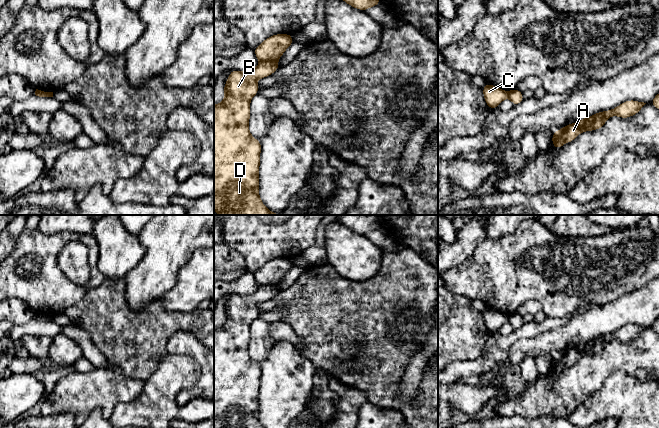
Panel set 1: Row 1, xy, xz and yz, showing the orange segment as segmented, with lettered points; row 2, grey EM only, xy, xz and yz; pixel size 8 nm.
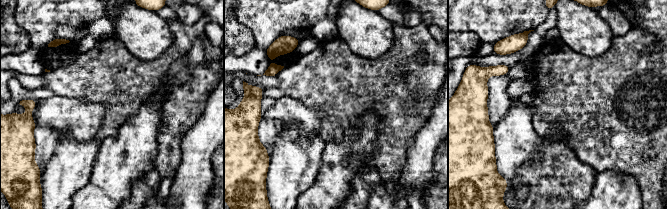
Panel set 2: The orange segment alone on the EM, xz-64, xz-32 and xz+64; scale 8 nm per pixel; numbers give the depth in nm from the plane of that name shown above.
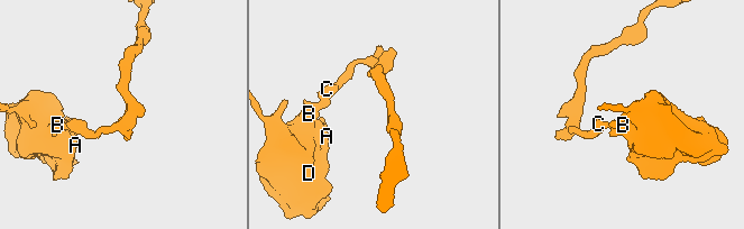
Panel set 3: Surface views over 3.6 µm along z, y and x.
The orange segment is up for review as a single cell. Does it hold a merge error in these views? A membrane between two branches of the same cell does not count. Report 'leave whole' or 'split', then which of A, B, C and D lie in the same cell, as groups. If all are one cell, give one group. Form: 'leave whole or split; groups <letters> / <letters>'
split; groups A B D / C

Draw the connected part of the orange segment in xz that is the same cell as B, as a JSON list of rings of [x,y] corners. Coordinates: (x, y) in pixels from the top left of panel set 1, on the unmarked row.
[[[266,285],[252,295],[230,295],[224,323],[214,329],[214,428],[263,428],[259,420],[262,371],[249,355],[250,325],[260,313],[256,305],[271,300],[279,290],[277,285]]]

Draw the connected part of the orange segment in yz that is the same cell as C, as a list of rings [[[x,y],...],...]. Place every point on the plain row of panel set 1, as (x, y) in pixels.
[[[486,307],[483,311],[483,320],[490,333],[497,332],[508,321],[508,316],[499,311]]]

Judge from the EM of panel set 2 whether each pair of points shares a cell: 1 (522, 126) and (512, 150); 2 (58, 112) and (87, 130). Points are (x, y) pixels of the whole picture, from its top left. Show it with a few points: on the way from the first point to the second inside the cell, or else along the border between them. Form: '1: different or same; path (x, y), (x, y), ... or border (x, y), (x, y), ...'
1: same; path (516, 132), (515, 144)
2: same; path (65, 114), (72, 115), (80, 123)

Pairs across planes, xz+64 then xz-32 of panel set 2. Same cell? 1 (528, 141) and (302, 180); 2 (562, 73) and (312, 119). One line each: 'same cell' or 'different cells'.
1: same cell
2: different cells

